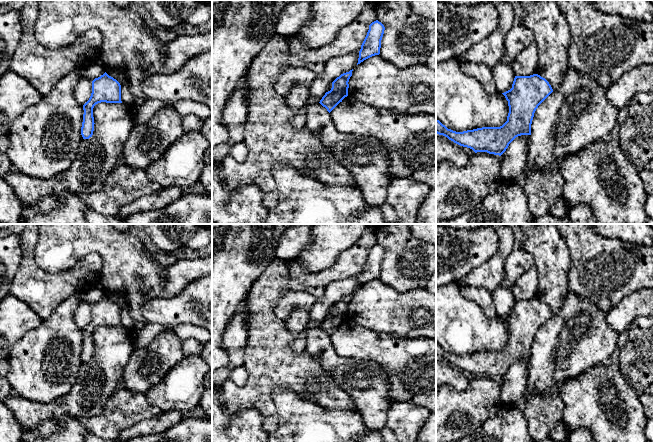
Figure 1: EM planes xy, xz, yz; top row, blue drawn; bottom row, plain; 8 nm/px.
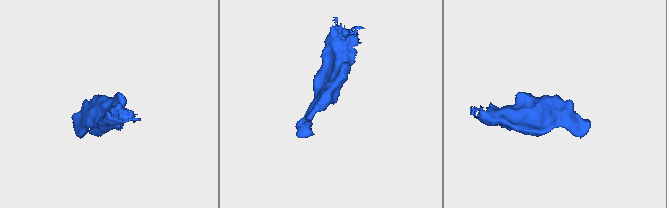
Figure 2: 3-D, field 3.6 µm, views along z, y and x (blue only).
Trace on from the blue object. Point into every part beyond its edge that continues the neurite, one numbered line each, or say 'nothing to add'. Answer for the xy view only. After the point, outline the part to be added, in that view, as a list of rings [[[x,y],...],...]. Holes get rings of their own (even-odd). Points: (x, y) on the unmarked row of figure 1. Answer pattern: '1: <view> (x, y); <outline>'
nothing to add

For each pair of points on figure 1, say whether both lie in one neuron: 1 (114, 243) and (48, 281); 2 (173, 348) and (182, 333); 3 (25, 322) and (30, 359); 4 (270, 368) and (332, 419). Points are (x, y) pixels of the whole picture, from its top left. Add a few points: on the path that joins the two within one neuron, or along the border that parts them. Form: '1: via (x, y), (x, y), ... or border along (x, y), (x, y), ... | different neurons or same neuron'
1: border along (69, 269), (56, 273), (46, 273), (43, 270) | different neurons
2: border along (156, 335), (171, 330), (182, 341) | different neurons
3: border along (42, 321), (30, 329), (10, 349) | different neurons
4: border along (288, 387), (301, 396), (330, 409) | different neurons

